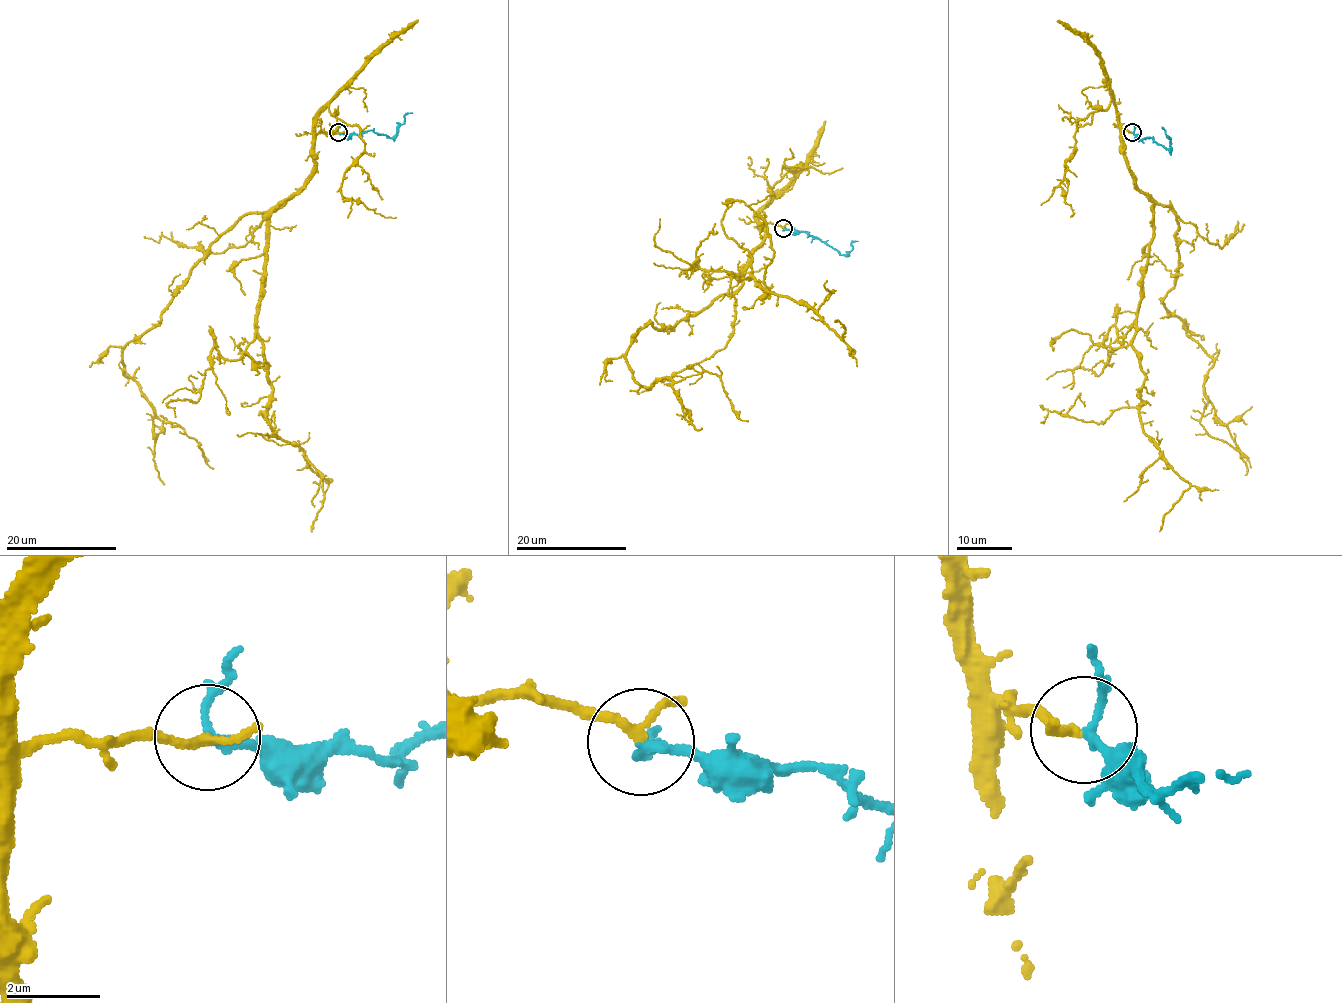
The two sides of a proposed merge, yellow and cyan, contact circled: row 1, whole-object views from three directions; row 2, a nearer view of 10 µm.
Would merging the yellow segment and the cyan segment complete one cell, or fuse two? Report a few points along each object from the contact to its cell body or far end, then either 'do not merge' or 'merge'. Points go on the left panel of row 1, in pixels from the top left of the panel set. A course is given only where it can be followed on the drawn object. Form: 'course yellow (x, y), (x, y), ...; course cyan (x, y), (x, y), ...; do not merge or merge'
course yellow (337, 133), (315, 136), (313, 176), (302, 189), (218, 237), (161, 319), (123, 348), (123, 373), (213, 468); course cyan (337, 133), (359, 134), (371, 130), (392, 137), (404, 122), (405, 116), (412, 112); merge

